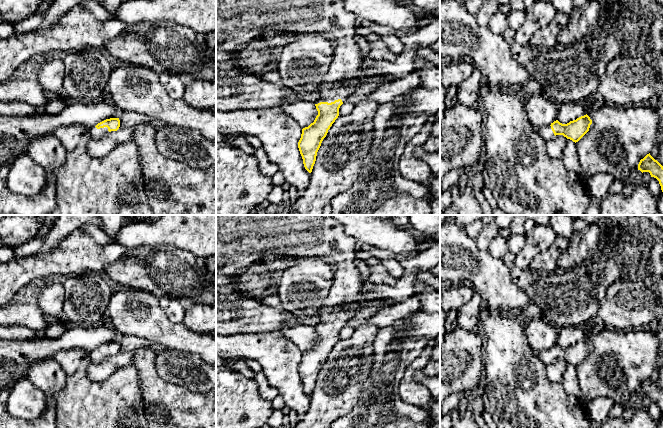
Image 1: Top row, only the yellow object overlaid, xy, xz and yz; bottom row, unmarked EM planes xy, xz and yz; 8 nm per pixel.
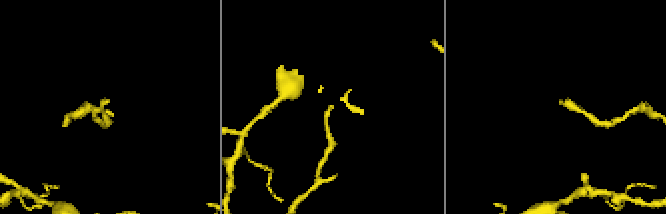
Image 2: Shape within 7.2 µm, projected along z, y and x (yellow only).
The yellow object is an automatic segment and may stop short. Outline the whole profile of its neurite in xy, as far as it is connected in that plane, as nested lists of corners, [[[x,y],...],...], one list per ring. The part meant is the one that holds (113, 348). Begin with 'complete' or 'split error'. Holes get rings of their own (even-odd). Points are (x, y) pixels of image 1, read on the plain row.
split error; [[[110,342],[98,347],[95,351],[88,354],[91,363],[100,363],[111,355],[120,353],[119,342]]]

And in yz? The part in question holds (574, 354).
split error; [[[586,338],[567,348],[562,348],[556,344],[549,350],[533,351],[533,354],[546,365],[551,364],[556,359],[563,359],[576,367],[589,355],[591,348],[592,344]]]

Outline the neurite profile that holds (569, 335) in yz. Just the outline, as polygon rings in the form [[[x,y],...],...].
[[[567,326],[561,328],[558,332],[557,344],[562,348],[567,348],[570,345],[587,338],[587,328],[582,326]]]

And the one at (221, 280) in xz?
[[[229,275],[216,276],[216,286],[232,285],[235,282],[235,277]]]

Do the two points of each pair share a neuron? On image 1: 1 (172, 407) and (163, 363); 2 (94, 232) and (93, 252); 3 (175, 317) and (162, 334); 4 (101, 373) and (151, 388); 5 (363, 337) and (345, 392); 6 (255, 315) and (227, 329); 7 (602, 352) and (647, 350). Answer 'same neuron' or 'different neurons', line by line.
1: different neurons
2: different neurons
3: different neurons
4: different neurons
5: same neuron
6: same neuron
7: same neuron

